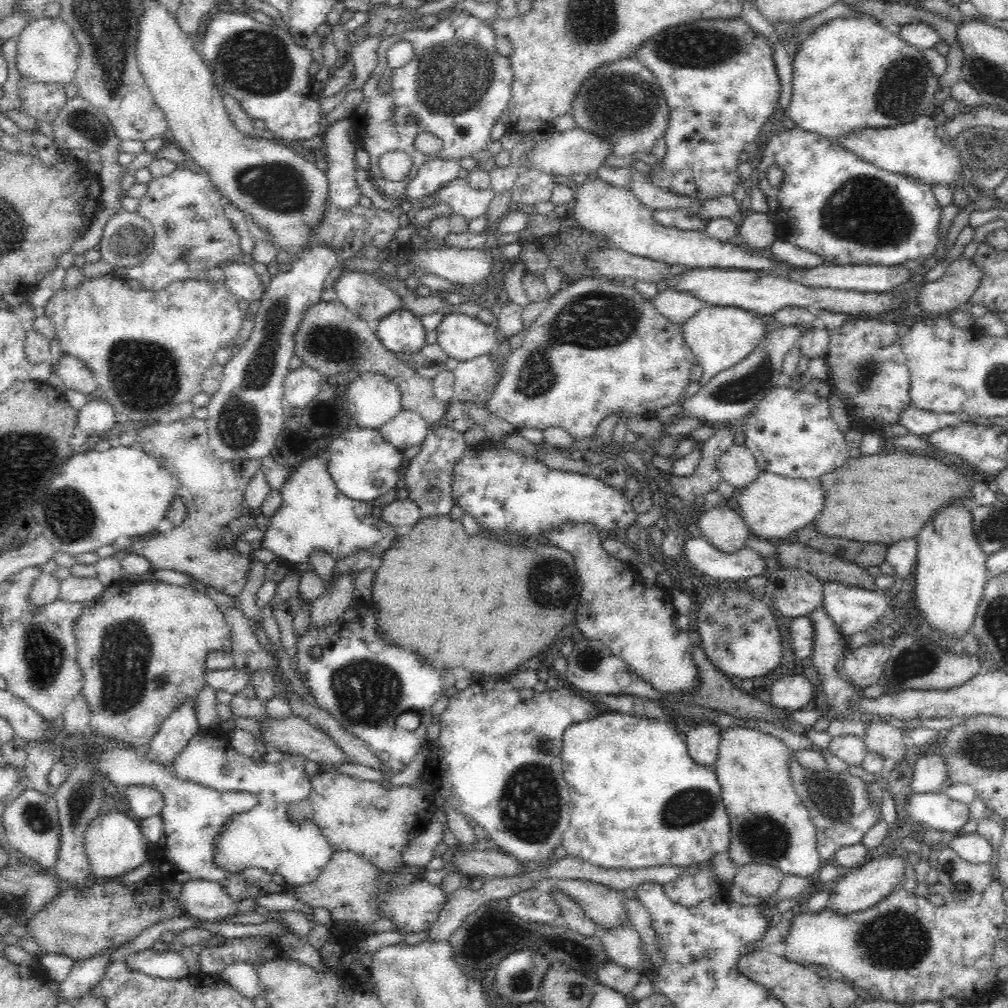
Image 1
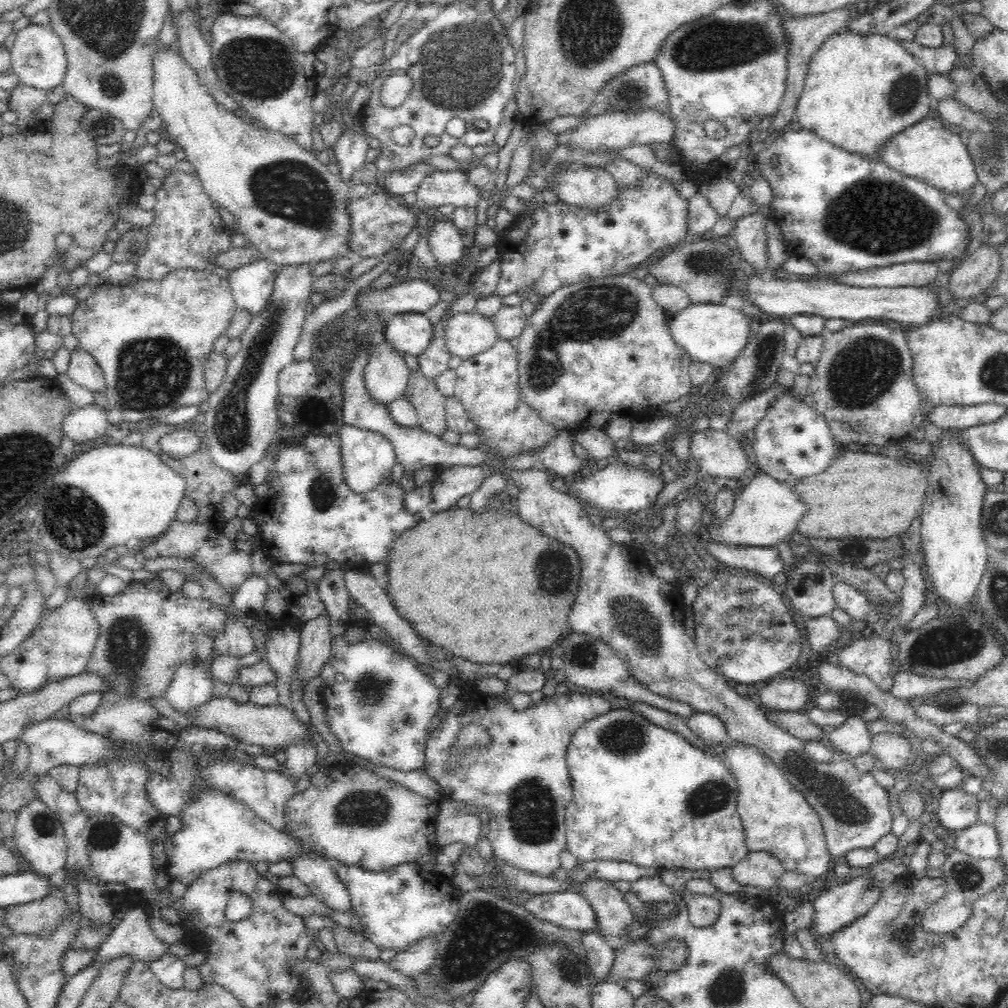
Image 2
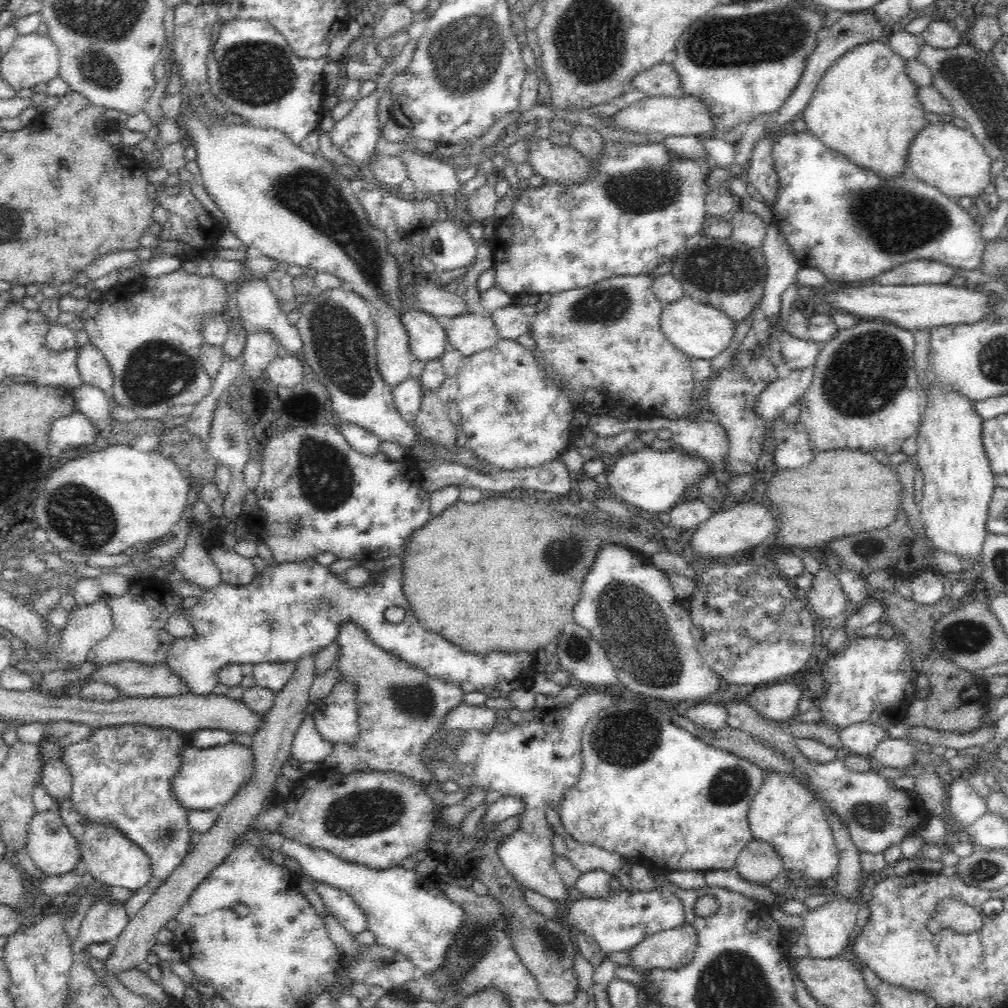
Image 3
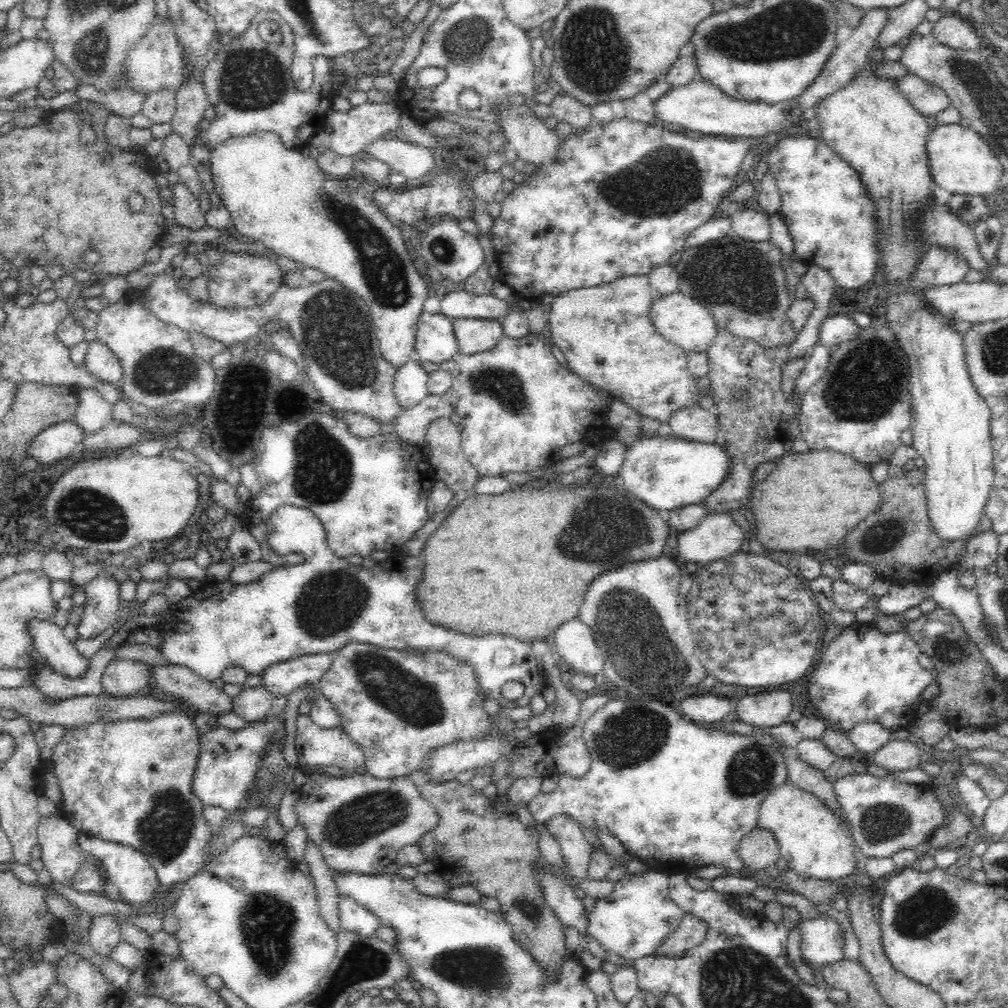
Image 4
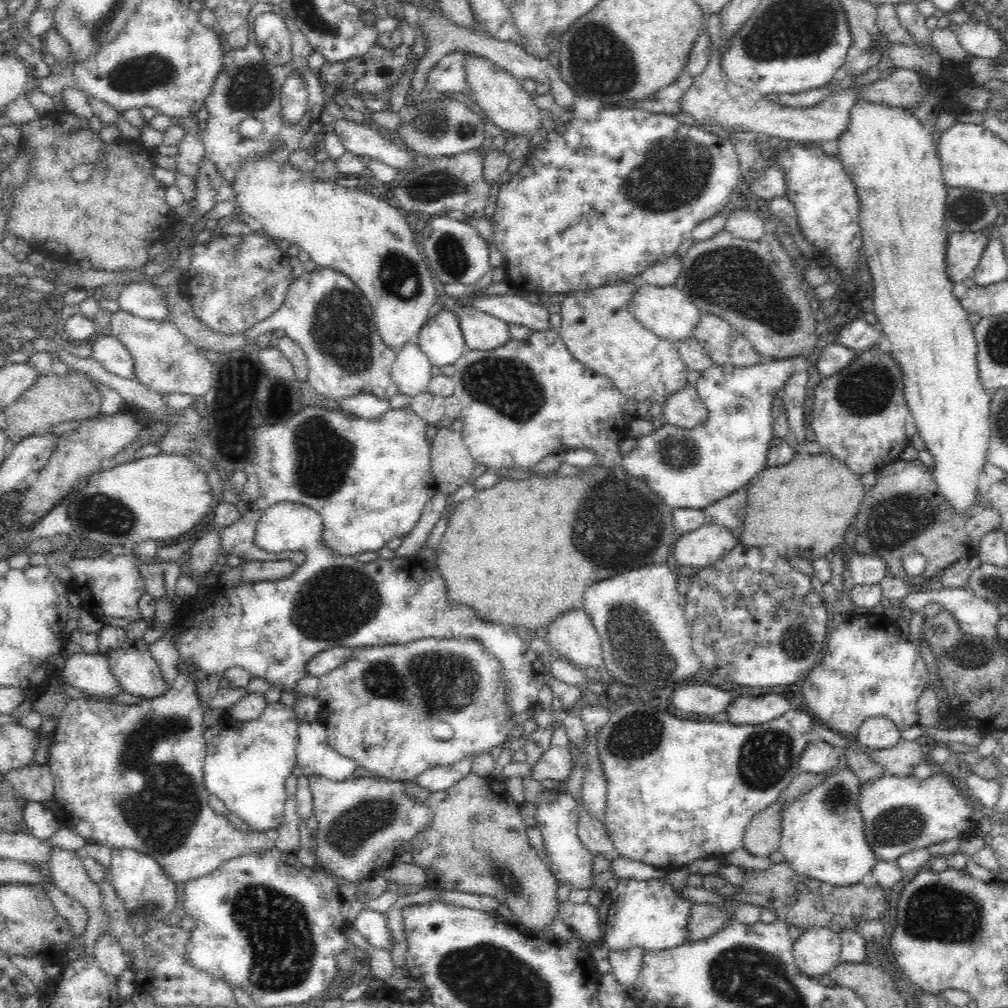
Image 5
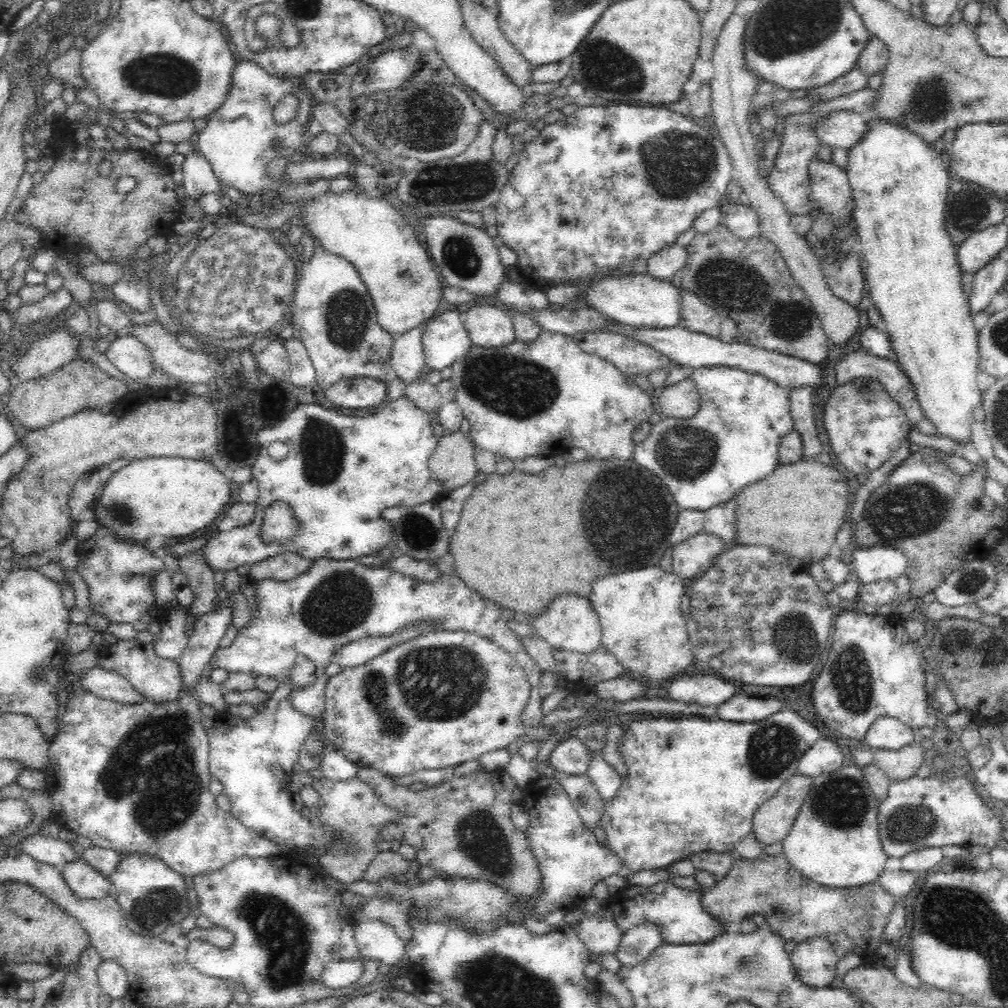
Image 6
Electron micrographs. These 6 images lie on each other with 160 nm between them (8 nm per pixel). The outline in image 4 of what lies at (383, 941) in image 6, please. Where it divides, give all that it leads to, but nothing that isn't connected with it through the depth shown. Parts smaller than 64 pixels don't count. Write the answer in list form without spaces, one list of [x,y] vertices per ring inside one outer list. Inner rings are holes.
[[[338,894],[337,907],[343,930],[360,936],[375,937],[379,921],[374,913],[342,894]]]

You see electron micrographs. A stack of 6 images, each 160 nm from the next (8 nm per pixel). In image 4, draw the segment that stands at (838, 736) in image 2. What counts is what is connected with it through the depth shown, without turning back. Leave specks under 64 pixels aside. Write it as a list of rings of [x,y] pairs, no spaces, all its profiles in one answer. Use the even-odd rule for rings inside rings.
[[[862,722],[846,732],[848,740],[856,745],[862,758],[882,748],[890,740],[891,730],[883,728],[878,722]]]

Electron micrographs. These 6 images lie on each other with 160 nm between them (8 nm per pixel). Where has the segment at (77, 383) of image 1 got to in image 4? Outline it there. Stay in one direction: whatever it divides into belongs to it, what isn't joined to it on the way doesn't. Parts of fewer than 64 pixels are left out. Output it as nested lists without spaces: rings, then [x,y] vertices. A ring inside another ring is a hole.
[[[95,340],[87,342],[87,353],[82,366],[98,381],[117,386],[122,378],[120,359],[106,344]]]

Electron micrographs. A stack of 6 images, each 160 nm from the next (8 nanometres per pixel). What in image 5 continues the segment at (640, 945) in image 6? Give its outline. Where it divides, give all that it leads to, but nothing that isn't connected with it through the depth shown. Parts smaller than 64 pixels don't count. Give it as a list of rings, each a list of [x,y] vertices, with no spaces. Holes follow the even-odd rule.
[[[630,948],[622,952],[610,951],[609,961],[612,964],[612,975],[627,991],[636,986],[637,976],[643,967],[645,951],[642,948]]]

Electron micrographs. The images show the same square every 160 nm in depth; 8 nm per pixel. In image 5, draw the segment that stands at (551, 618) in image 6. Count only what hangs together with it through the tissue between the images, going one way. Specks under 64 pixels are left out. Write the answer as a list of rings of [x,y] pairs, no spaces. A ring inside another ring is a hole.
[[[584,608],[566,611],[548,626],[553,653],[579,668],[598,668],[603,663],[601,640]]]

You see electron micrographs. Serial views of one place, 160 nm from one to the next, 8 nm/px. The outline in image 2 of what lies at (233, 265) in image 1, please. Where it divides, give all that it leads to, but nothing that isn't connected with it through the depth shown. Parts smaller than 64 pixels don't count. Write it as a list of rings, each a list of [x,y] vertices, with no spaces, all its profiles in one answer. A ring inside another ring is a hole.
[[[260,258],[256,262],[245,264],[240,266],[240,268],[234,268],[234,270],[228,272],[226,277],[233,294],[233,299],[239,309],[242,308],[254,315],[258,314],[270,302],[270,292],[274,288],[276,273],[270,271],[266,260]]]

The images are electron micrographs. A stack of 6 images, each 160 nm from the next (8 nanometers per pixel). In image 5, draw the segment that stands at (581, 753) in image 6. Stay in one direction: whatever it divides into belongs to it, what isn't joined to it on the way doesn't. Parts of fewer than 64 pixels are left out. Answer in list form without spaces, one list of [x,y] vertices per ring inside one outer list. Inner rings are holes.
[[[558,720],[554,721],[553,726],[549,728],[552,730],[551,745],[530,768],[527,776],[540,784],[548,778],[558,783],[564,783],[570,774],[570,768],[572,768],[567,733]]]

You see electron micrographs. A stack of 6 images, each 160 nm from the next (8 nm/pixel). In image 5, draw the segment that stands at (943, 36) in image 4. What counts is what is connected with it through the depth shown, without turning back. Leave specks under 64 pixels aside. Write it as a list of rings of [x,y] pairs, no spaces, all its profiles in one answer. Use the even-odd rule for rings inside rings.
[[[973,18],[965,24],[953,29],[960,43],[960,47],[971,56],[980,58],[996,58],[1000,52],[1006,50],[1003,32],[992,30],[986,24]]]

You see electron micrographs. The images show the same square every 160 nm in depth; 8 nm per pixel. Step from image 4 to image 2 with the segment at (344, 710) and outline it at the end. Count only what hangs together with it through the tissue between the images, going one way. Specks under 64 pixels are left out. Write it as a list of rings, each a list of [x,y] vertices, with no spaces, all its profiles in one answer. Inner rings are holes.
[[[341,568],[326,570],[317,582],[318,595],[331,620],[351,620],[348,618],[348,603],[351,597],[345,584],[344,570]]]

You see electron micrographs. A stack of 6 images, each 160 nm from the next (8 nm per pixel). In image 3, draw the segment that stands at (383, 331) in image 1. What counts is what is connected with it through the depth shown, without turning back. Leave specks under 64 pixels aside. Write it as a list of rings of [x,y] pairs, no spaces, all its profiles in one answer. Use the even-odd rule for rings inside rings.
[[[408,310],[402,314],[402,325],[408,333],[409,351],[416,359],[428,362],[443,356],[447,336],[436,318],[420,310]]]

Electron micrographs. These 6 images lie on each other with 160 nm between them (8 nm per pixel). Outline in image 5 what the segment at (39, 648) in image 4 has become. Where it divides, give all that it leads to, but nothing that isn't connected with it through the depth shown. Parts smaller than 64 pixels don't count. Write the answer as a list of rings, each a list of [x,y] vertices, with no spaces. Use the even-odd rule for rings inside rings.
[[[76,653],[67,656],[61,676],[72,687],[88,694],[116,696],[122,687],[108,669],[107,657],[98,653]]]

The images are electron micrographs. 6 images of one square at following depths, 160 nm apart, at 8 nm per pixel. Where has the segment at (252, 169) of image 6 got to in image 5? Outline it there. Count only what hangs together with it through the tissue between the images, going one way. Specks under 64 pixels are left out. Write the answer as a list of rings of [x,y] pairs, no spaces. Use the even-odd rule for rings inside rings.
[[[256,4],[250,12],[251,22],[260,14],[270,13],[280,15],[286,27],[291,33],[292,58],[286,64],[272,64],[264,58],[257,44],[254,28],[248,38],[245,48],[232,49],[224,52],[220,72],[214,80],[214,86],[206,98],[205,105],[210,117],[203,133],[203,145],[207,156],[220,171],[220,174],[230,183],[234,180],[234,174],[238,172],[240,164],[250,156],[271,153],[271,157],[278,162],[289,160],[290,154],[300,148],[302,136],[309,130],[313,122],[320,121],[321,113],[328,104],[328,97],[323,90],[323,82],[320,72],[308,65],[308,57],[313,53],[312,46],[306,41],[294,21],[286,15],[285,10],[277,5]],[[297,68],[304,72],[304,79],[309,94],[305,116],[290,124],[282,119],[282,86],[284,86],[288,74]],[[254,118],[262,122],[263,129],[255,138],[246,138],[240,134],[240,122]]]

